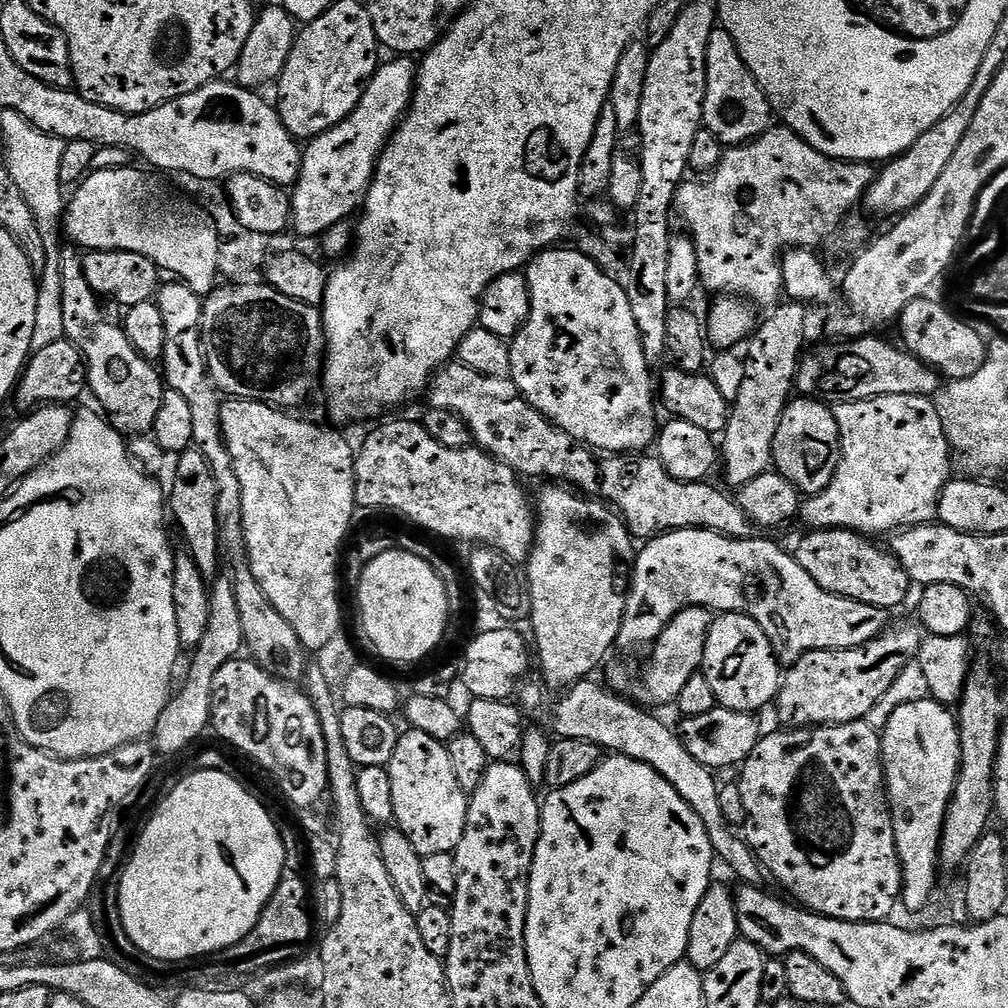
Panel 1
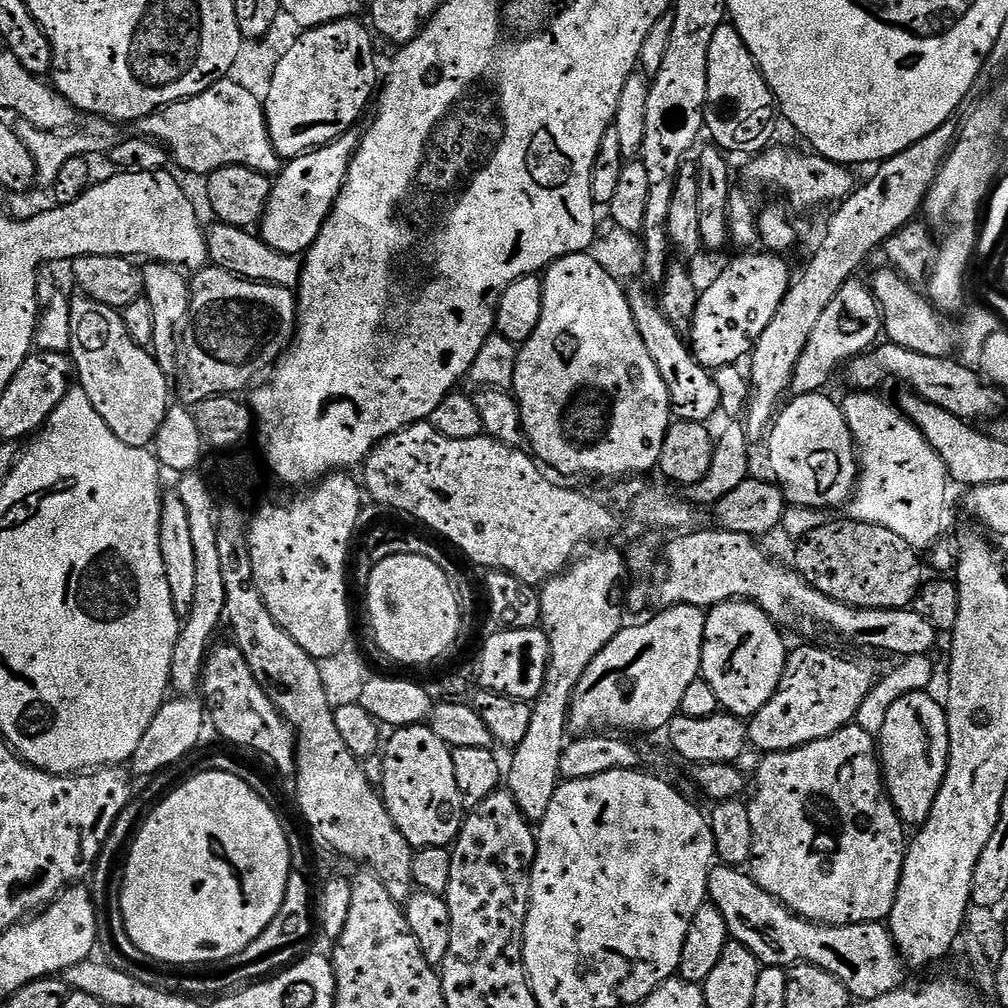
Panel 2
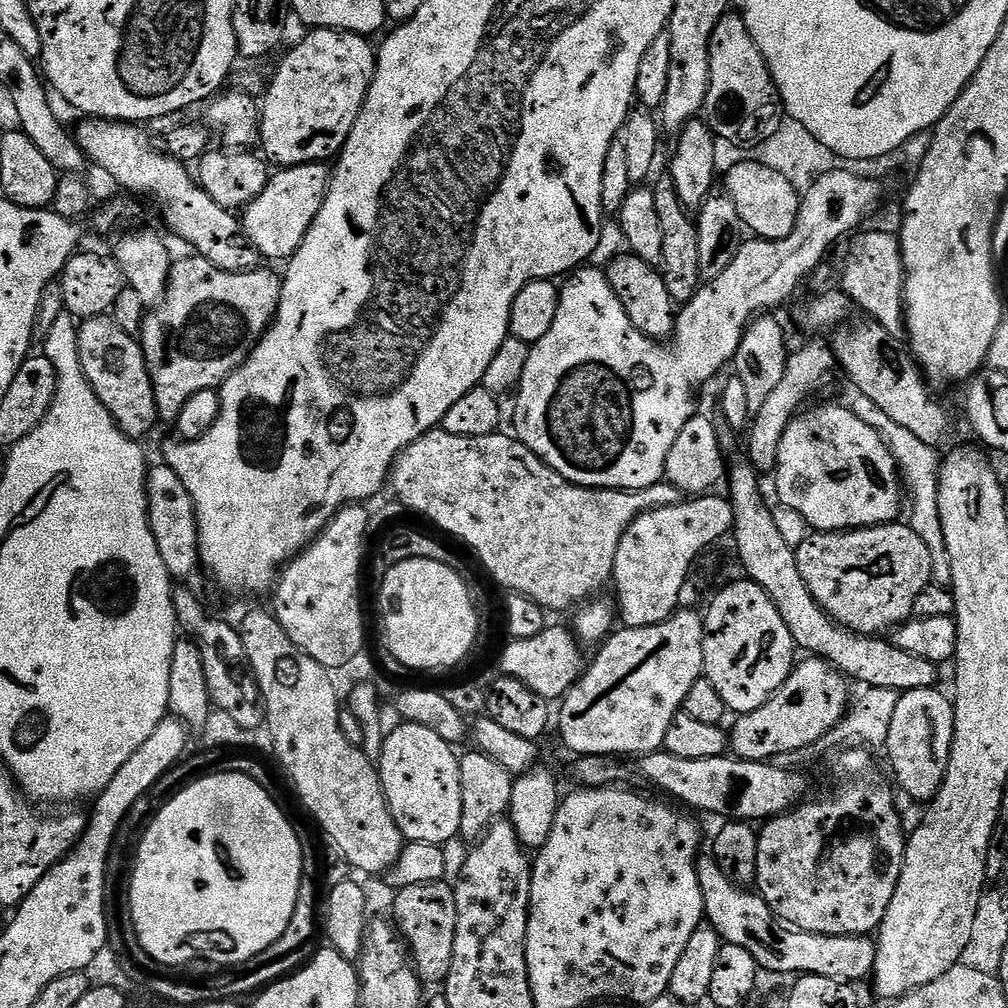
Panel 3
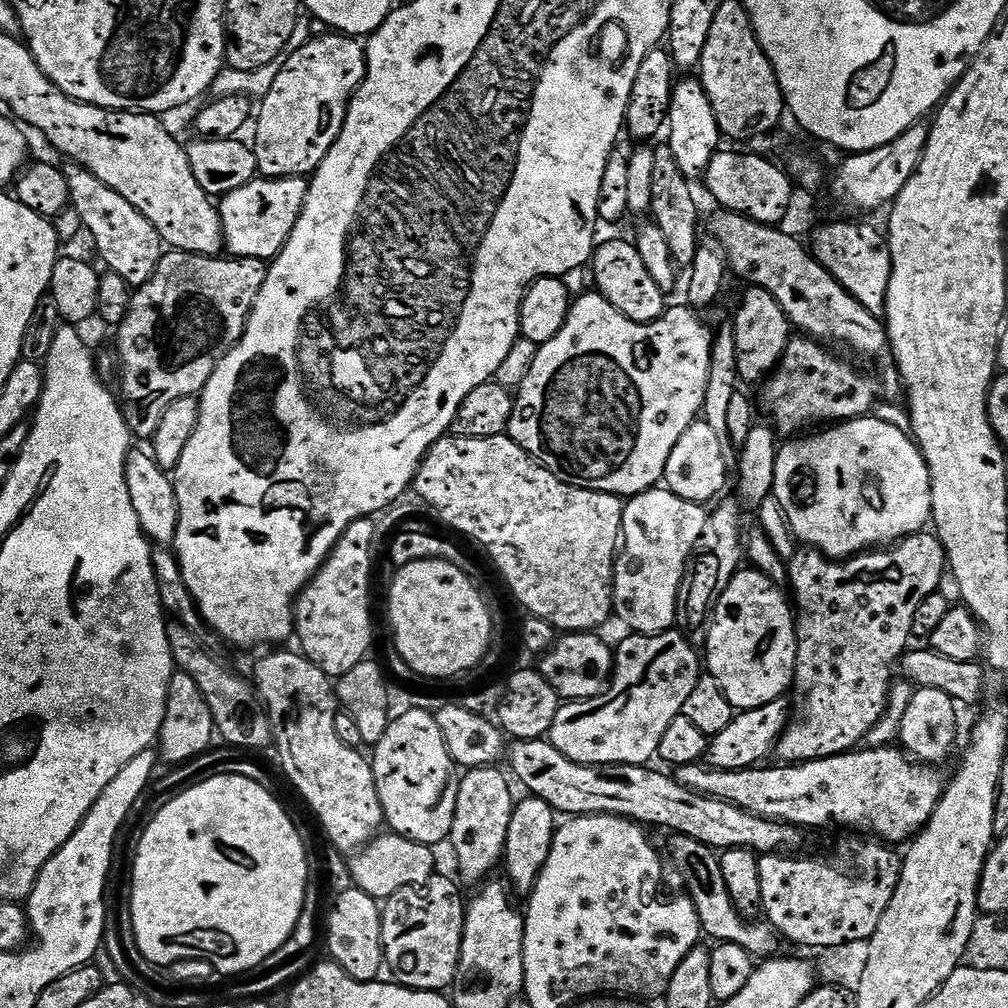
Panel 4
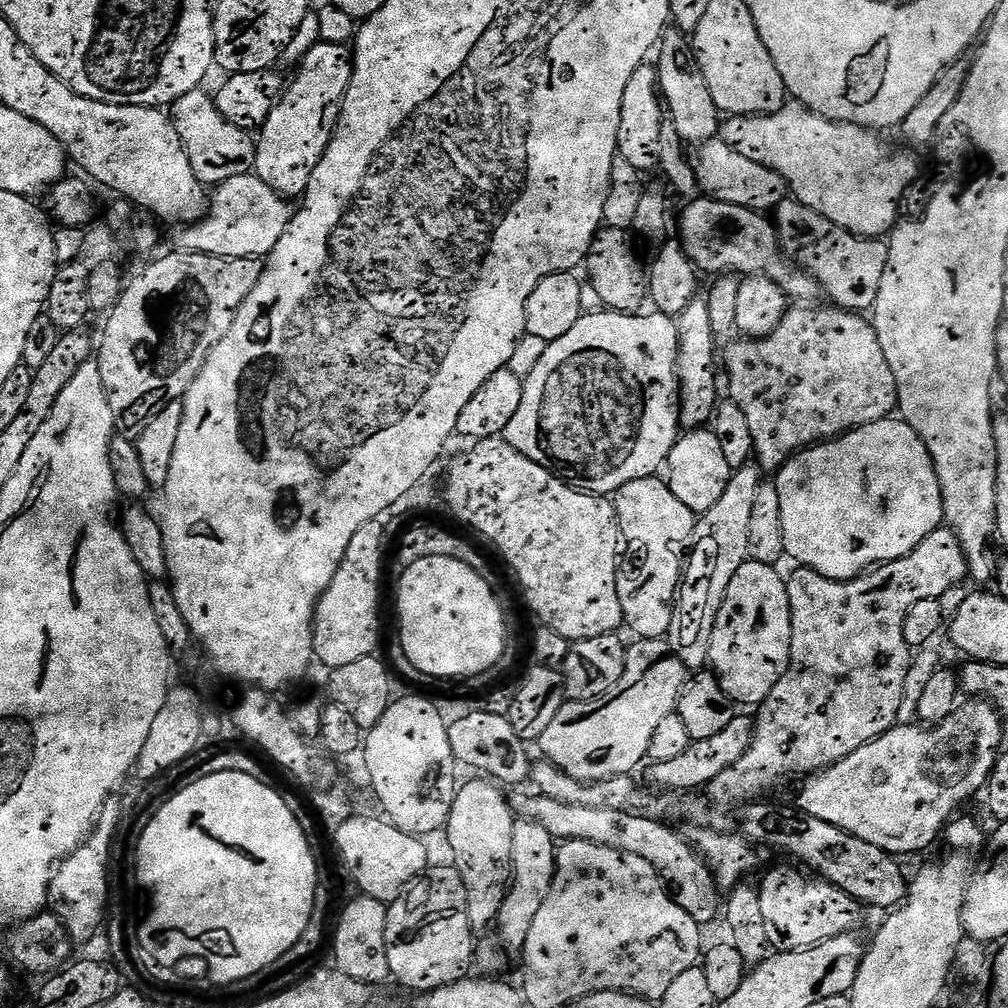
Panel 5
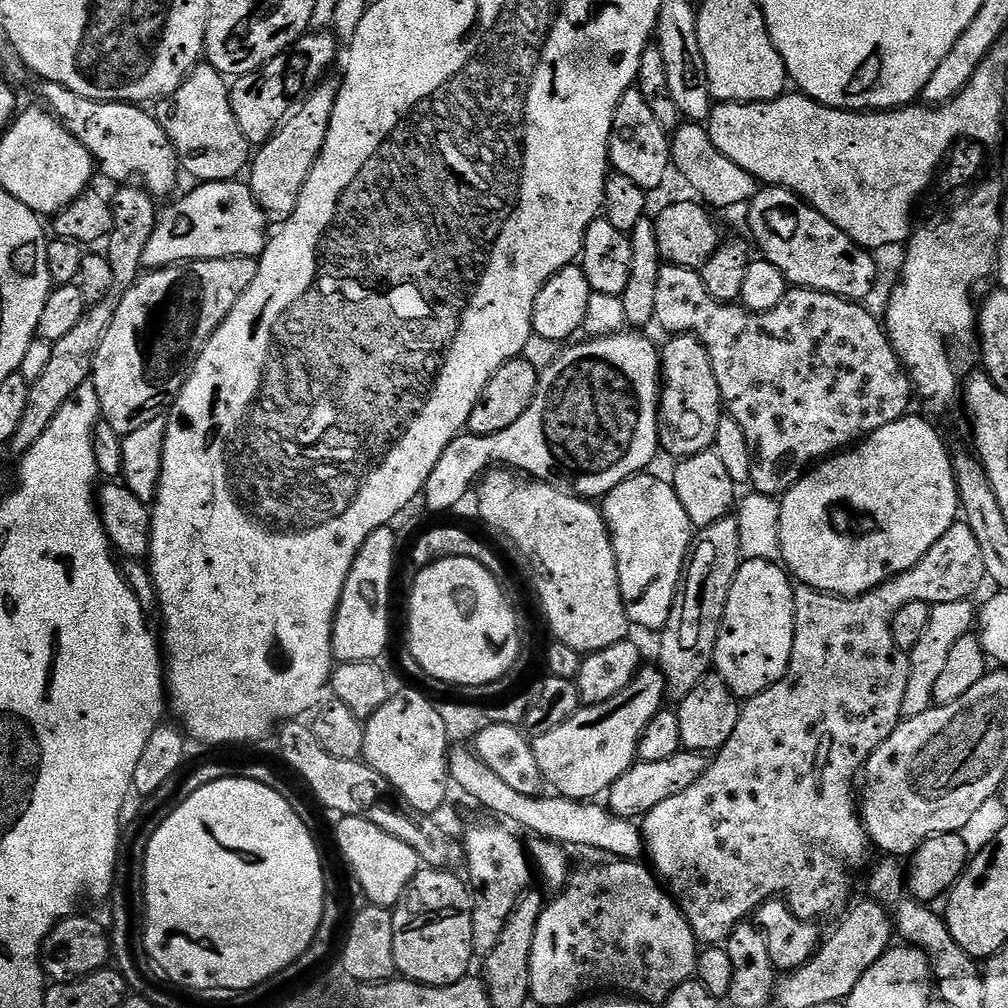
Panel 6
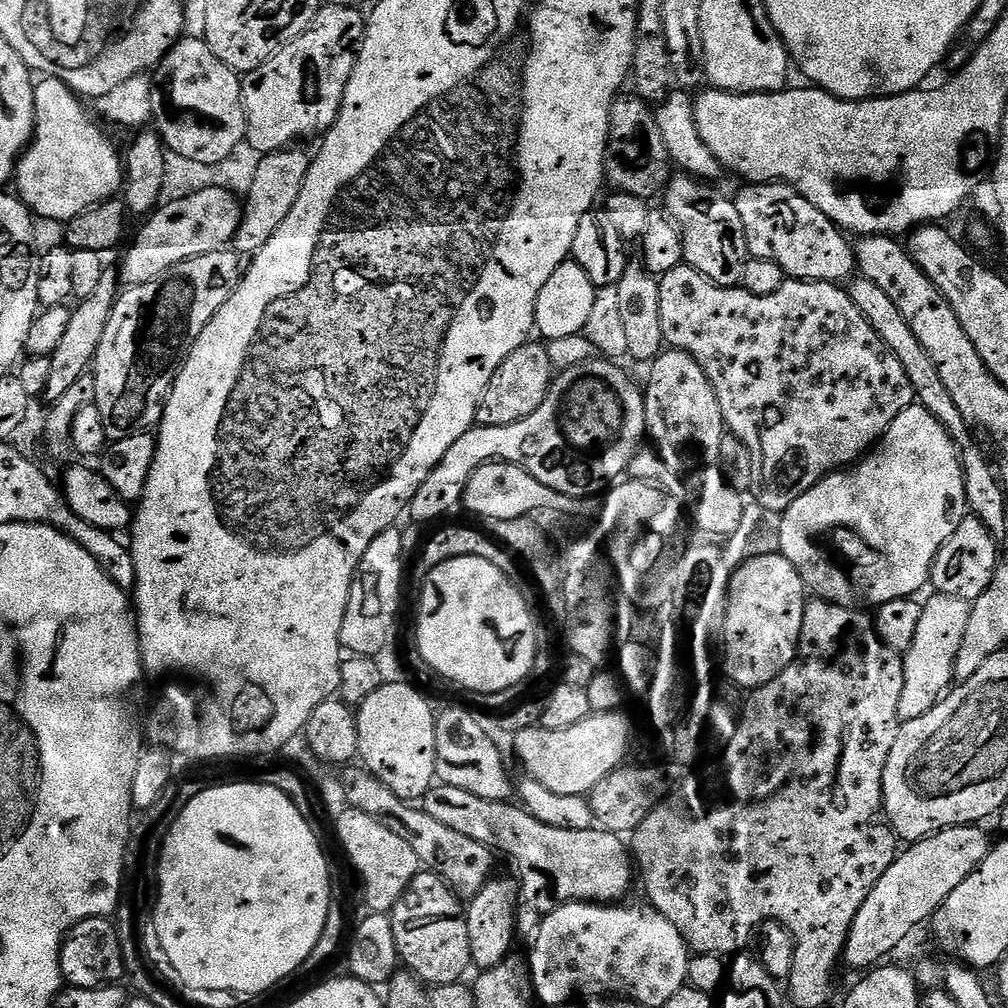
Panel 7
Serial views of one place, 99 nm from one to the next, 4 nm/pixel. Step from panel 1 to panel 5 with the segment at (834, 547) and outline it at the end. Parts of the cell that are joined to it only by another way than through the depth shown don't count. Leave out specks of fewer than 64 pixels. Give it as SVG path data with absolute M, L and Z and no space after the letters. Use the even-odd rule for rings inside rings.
M947 526L926 534L910 554L873 567L853 580L831 580L813 568L803 566L795 570L797 572L786 580L792 627L788 669L782 674L778 686L774 686L764 703L759 705L757 712L760 713L755 713L752 741L746 754L742 754L730 770L722 770L722 774L714 778L710 786L713 801L759 801L767 797L764 795L771 788L787 780L800 782L815 776L897 727L900 711L906 708L905 689L914 661L913 649L909 648L904 637L906 614L910 614L918 602L940 600L951 588L969 579L966 554L955 532Z

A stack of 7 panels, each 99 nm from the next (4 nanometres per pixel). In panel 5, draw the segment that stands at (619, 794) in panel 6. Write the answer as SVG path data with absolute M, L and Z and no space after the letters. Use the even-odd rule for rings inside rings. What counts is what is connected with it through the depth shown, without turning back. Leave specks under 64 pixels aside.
M737 714L730 722L730 726L726 726L726 730L713 734L711 738L694 740L682 755L670 762L652 764L649 767L647 783L664 794L692 794L700 790L696 788L707 789L714 782L714 778L722 774L722 770L730 770L730 766L734 766L734 762L738 762L738 758L746 754L753 731L753 717Z

